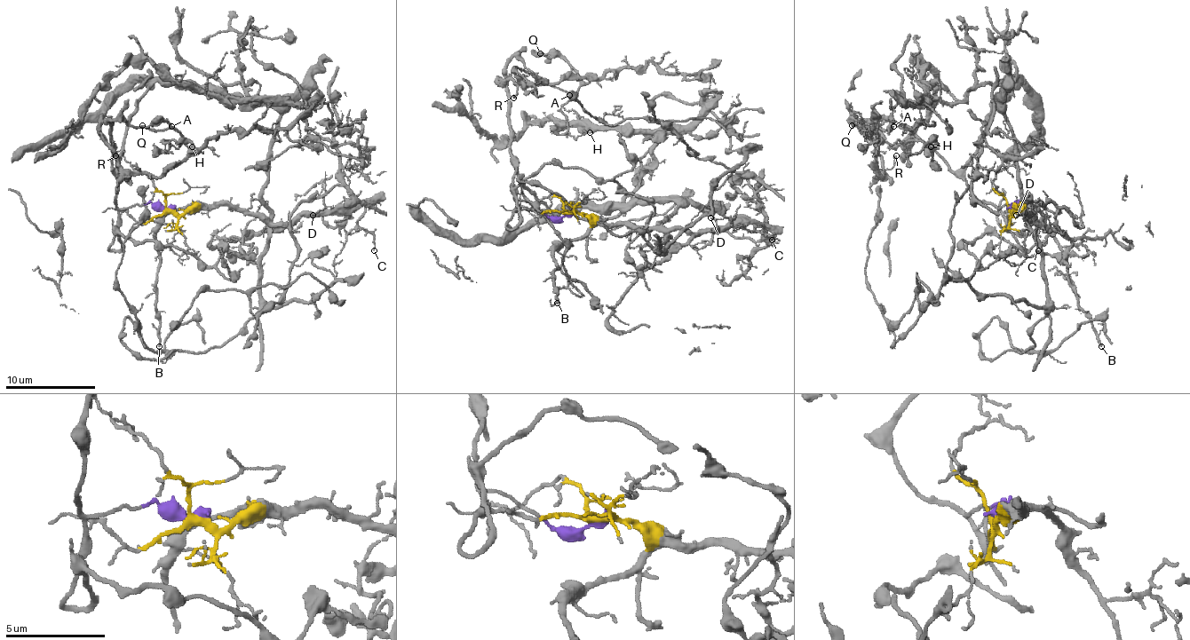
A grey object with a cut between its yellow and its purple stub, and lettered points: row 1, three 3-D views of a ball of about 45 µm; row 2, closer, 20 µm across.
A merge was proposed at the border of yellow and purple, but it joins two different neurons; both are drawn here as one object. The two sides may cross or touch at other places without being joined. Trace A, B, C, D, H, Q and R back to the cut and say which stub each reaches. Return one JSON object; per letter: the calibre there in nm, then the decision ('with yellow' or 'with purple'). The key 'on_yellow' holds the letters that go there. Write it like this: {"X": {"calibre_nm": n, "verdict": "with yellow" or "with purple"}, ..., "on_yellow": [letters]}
{"A": {"calibre_nm": 100, "verdict": "with purple"}, "B": {"calibre_nm": 190, "verdict": "with yellow"}, "C": {"calibre_nm": 90, "verdict": "with yellow"}, "D": {"calibre_nm": 110, "verdict": "with yellow"}, "H": {"calibre_nm": 120, "verdict": "with purple"}, "Q": {"calibre_nm": 130, "verdict": "with purple"}, "R": {"calibre_nm": 170, "verdict": "with purple"}, "on_yellow": ["B", "C", "D"]}

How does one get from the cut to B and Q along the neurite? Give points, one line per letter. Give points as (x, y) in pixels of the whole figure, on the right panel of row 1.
B: (1011, 209), (1027, 207), (1038, 211), (1066, 256), (1067, 283), (1076, 306), (1090, 320), (1101, 346)
Q: (1011, 209), (982, 202), (883, 116), (883, 175), (881, 141), (852, 126)

